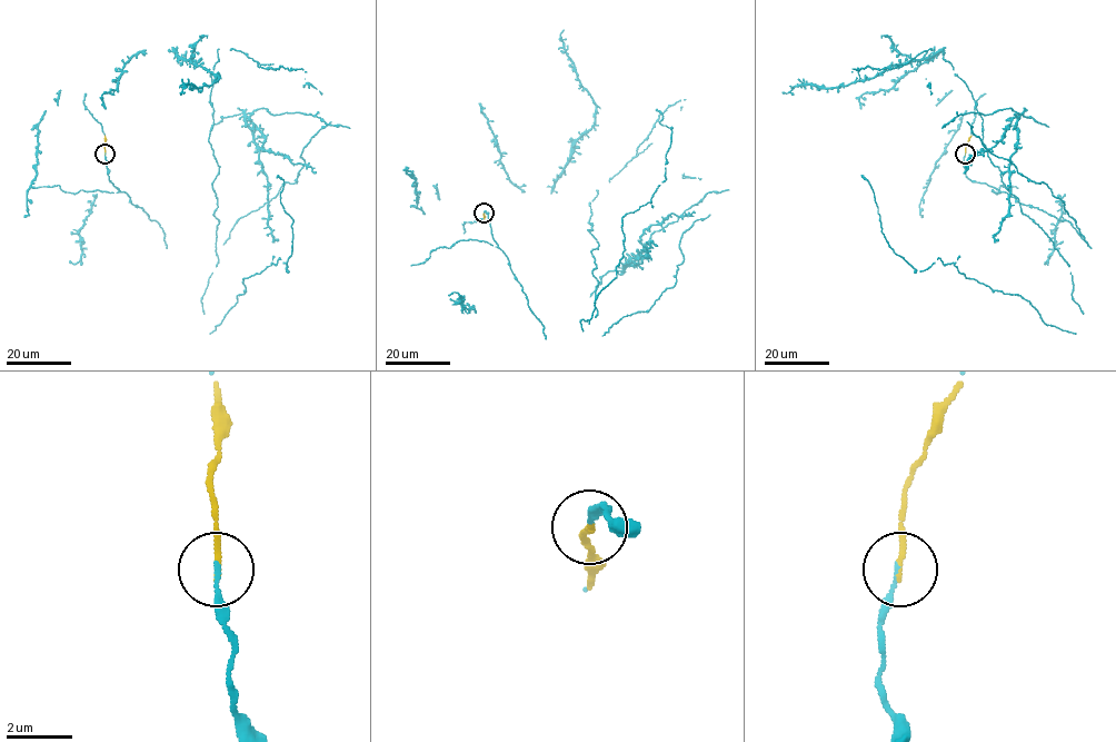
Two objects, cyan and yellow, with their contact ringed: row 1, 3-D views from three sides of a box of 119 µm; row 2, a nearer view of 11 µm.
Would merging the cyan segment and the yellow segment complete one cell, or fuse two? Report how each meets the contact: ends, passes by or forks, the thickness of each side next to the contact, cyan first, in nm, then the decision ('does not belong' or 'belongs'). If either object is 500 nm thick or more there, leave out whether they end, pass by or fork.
cyan ends; yellow ends; calibres 130 and 150 nm; belongs

